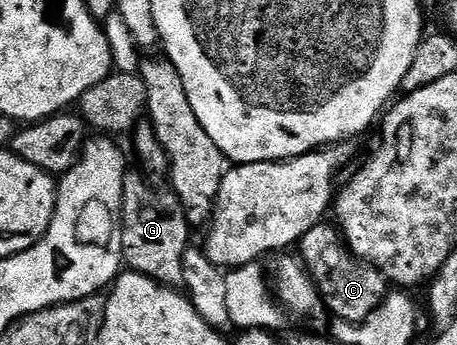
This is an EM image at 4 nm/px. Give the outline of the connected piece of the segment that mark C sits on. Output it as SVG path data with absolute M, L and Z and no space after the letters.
M323 223L312 227L302 237L296 246L297 256L300 258L305 270L309 273L323 306L330 308L330 313L334 317L339 317L347 326L356 326L363 321L367 321L374 312L377 311L378 305L386 298L388 292L388 282L377 269L359 261L346 248L339 230L333 224Z

